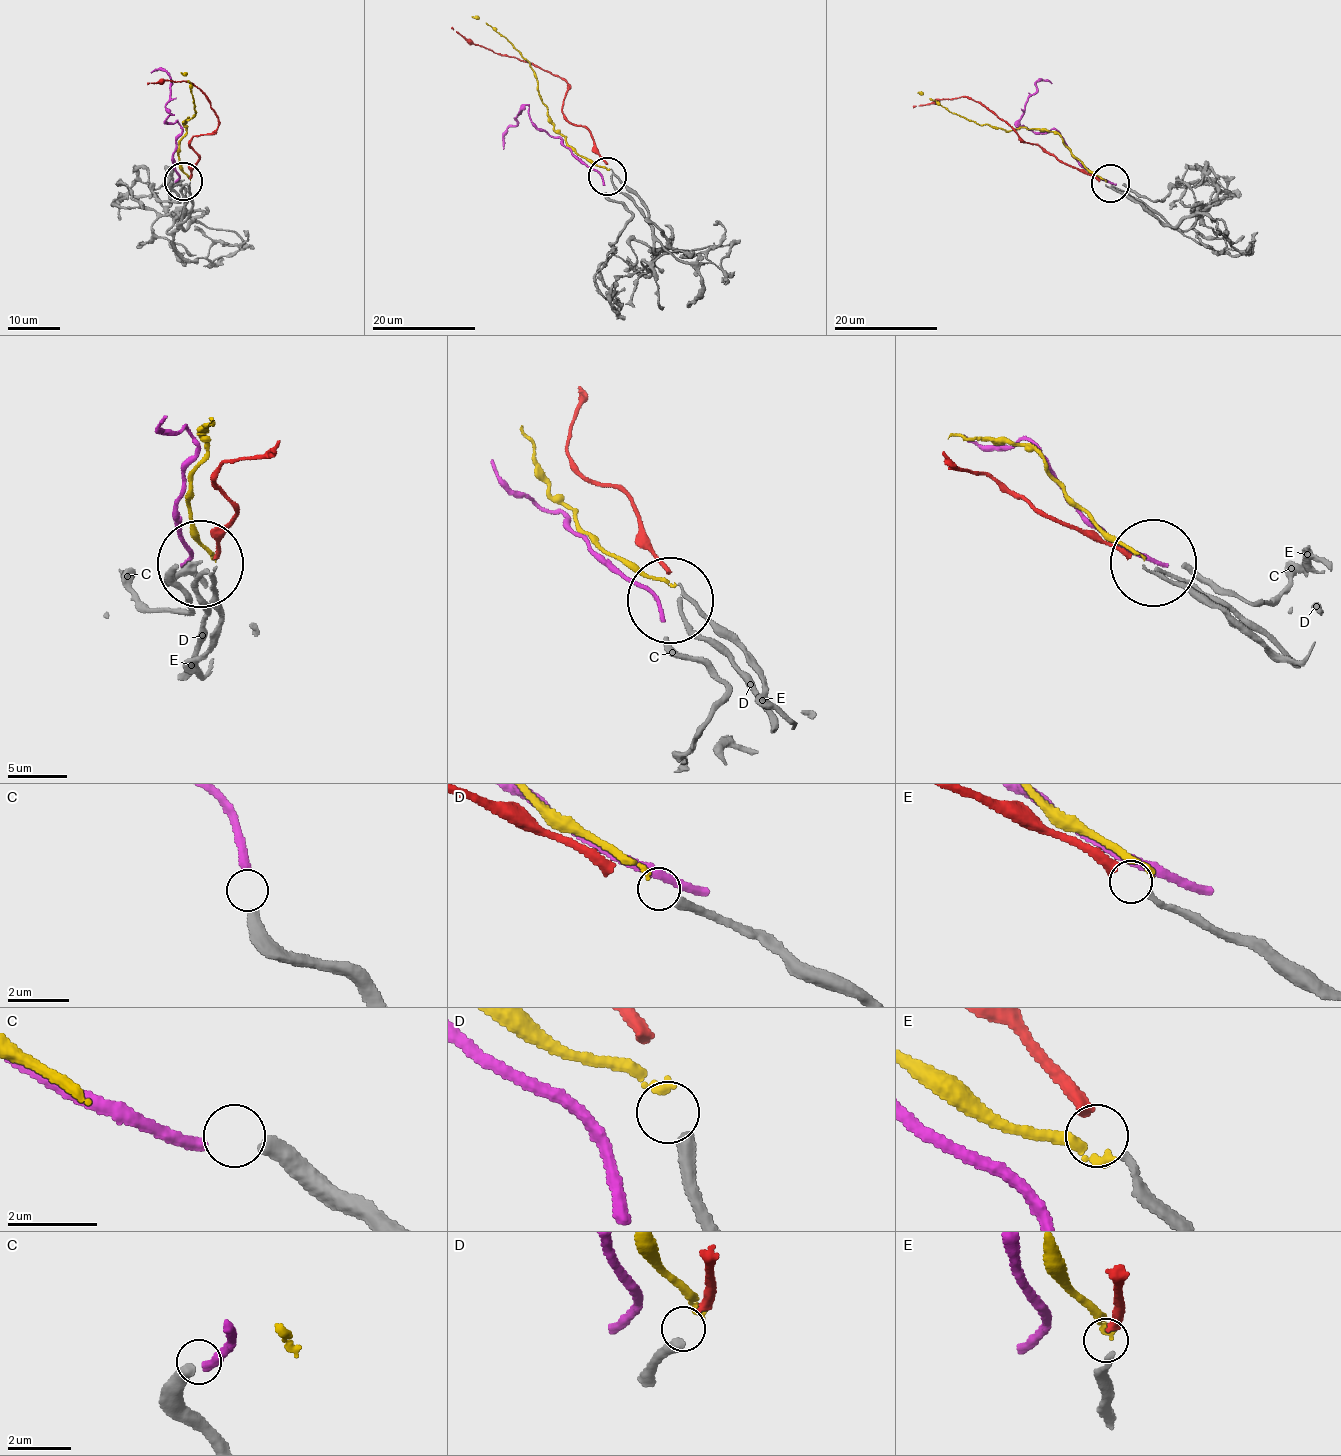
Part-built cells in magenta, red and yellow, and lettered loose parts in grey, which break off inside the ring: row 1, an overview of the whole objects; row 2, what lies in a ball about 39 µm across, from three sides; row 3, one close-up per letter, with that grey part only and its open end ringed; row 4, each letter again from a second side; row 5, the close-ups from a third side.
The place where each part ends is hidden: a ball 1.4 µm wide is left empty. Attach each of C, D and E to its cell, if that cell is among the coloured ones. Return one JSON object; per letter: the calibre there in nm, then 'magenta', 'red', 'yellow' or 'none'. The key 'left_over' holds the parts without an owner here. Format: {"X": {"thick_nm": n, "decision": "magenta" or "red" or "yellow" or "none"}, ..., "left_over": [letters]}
{"C": {"thick_nm": 400, "decision": "magenta"}, "D": {"thick_nm": 320, "decision": "yellow"}, "E": {"thick_nm": 180, "decision": "red"}, "left_over": []}

